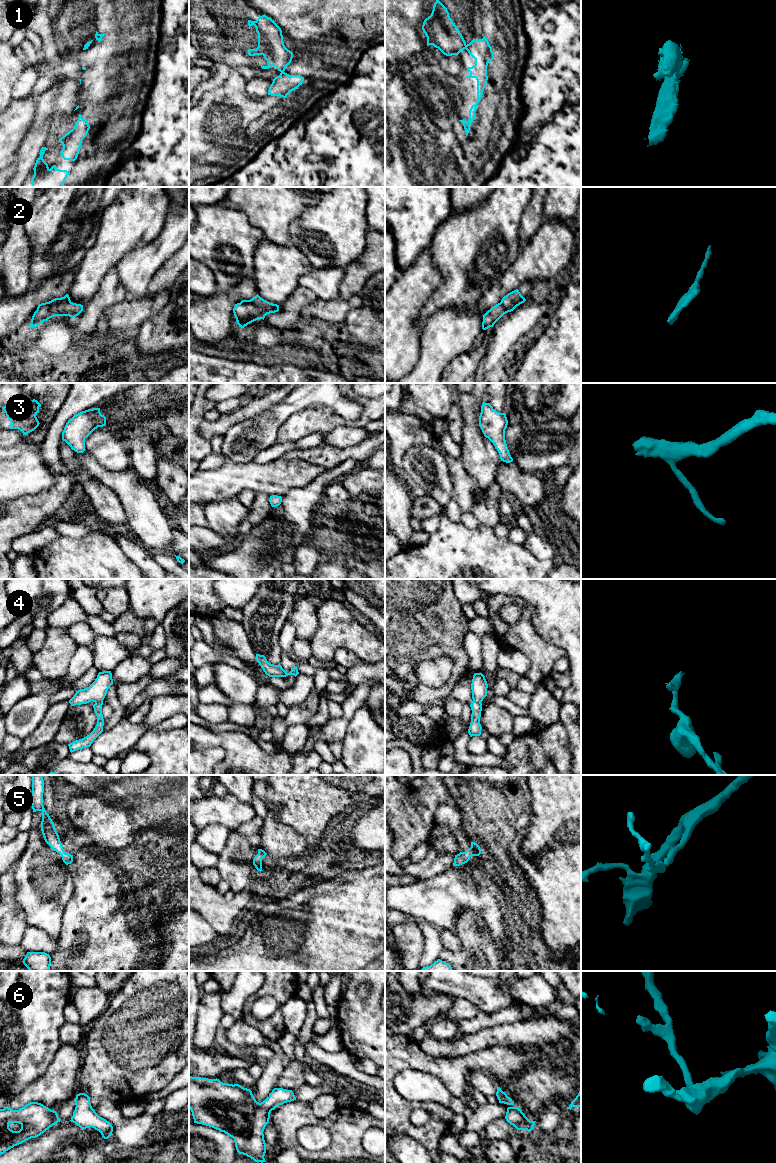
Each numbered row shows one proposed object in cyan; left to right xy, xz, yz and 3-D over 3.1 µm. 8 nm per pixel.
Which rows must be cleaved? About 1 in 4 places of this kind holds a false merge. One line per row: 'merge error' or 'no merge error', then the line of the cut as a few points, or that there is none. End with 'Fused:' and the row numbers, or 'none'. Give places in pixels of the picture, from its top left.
1: merge error; cut yz (466, 45), (464, 48)
2: no merge error; cut none
3: no merge error; cut none
4: no merge error; cut none
5: no merge error; cut none
6: no merge error; cut none
Fused: 1

